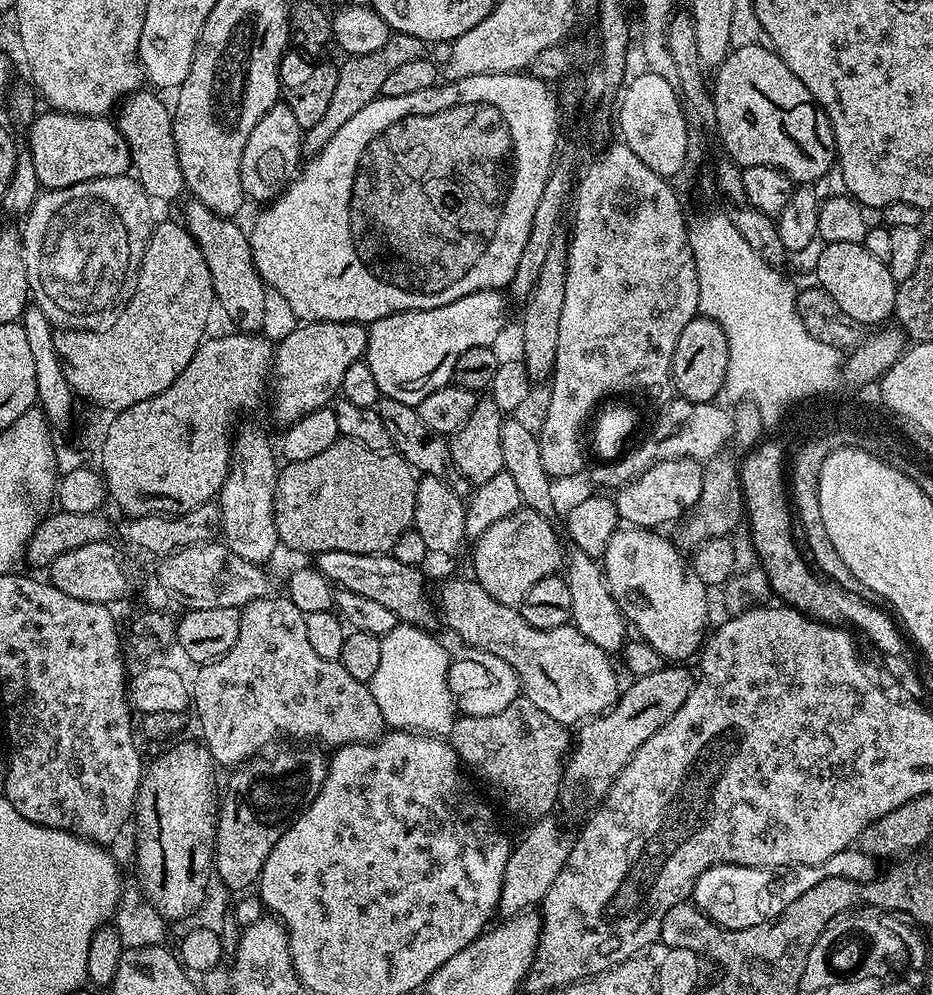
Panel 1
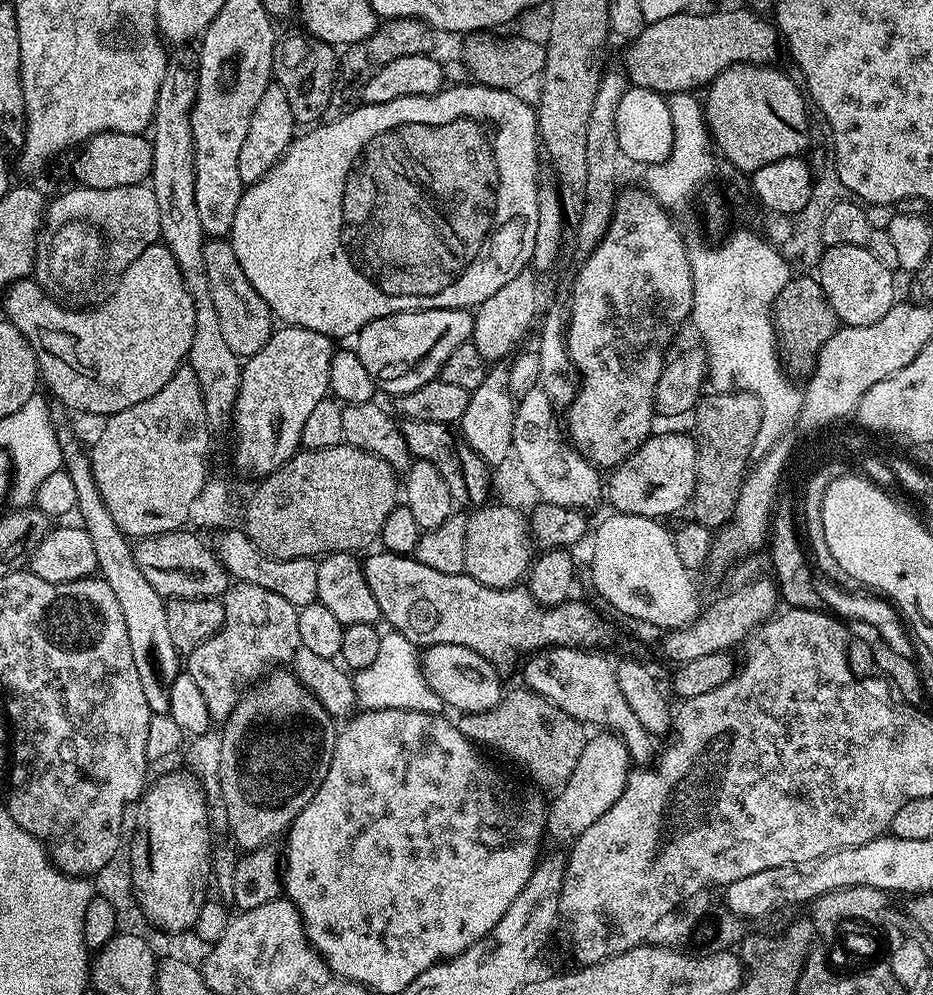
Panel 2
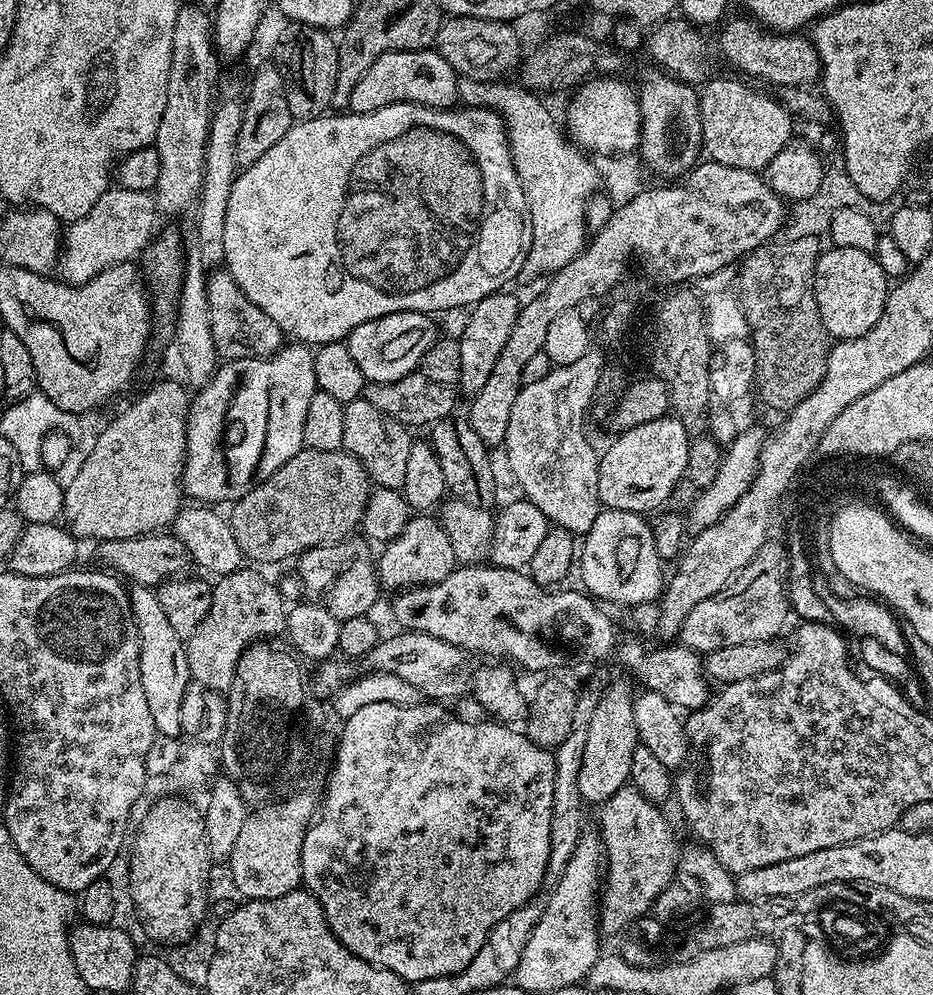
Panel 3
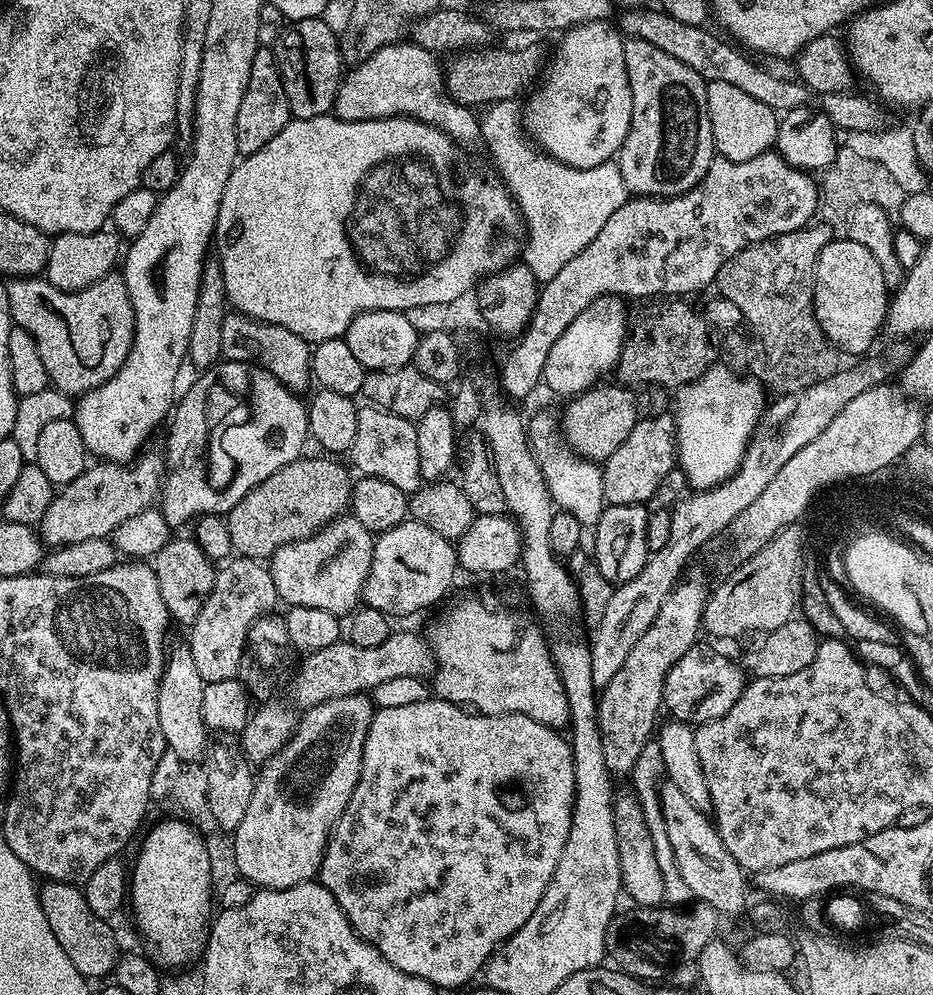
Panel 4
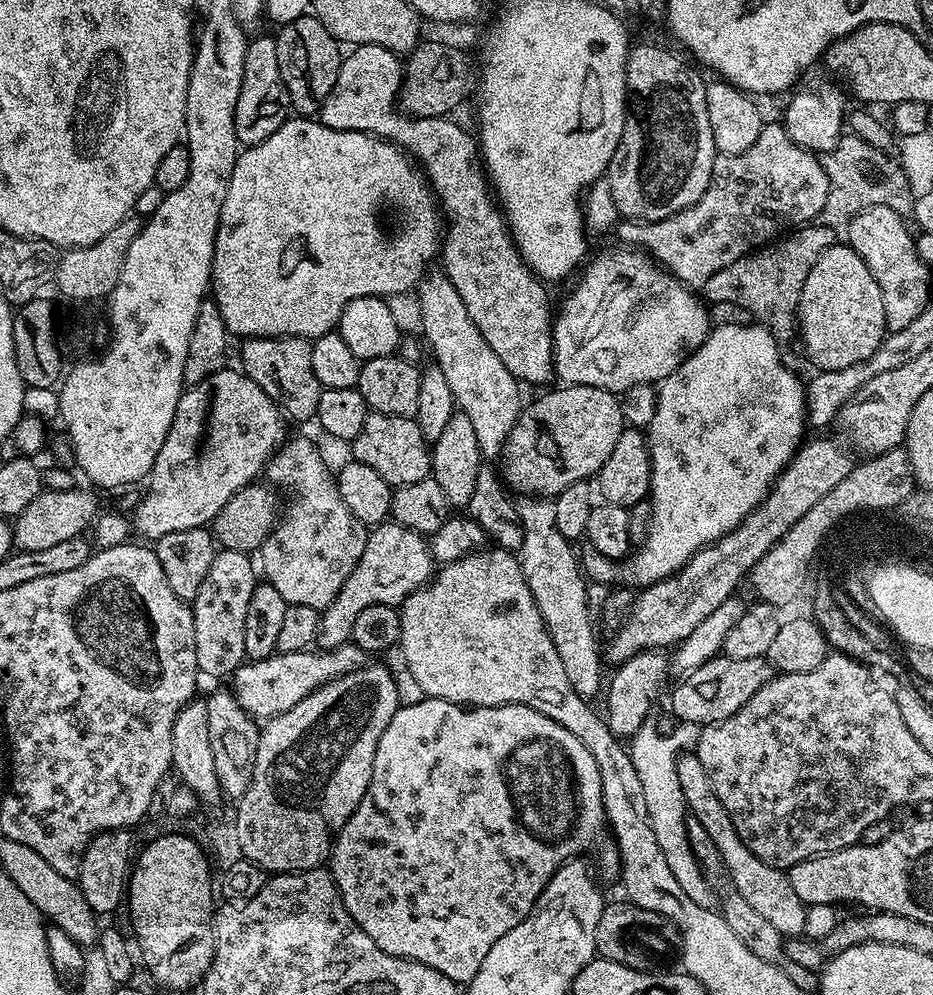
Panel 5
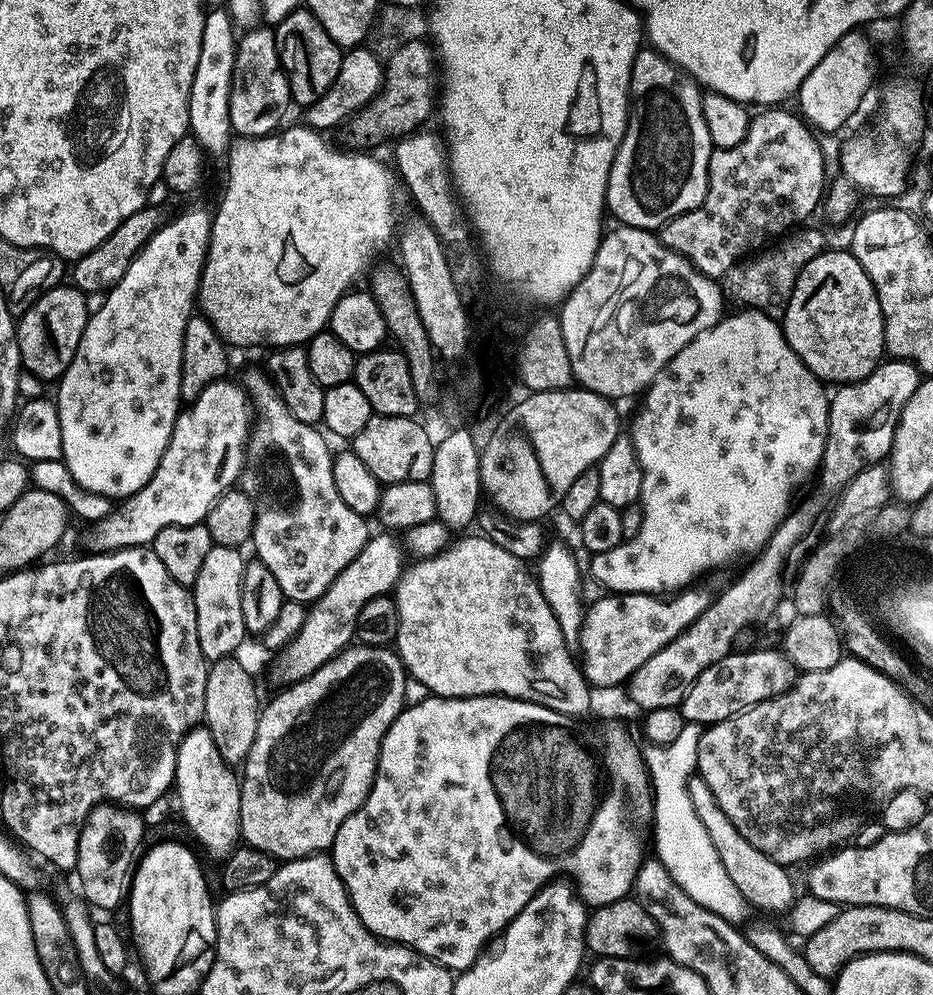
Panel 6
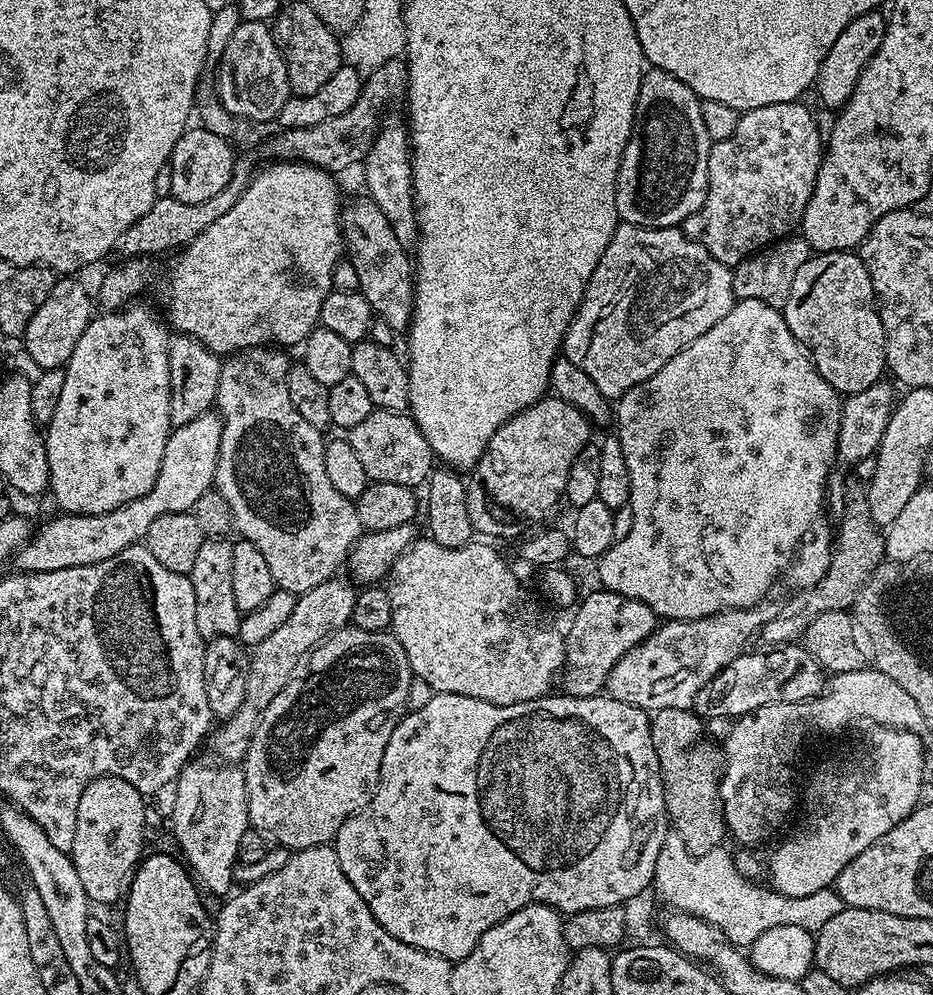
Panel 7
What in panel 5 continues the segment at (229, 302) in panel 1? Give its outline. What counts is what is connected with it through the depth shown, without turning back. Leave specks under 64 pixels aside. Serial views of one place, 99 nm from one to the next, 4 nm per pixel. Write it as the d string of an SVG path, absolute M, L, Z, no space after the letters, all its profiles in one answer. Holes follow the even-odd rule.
M250 336L241 344L239 367L244 375L258 382L289 417L315 421L322 389L310 359L312 340L303 336Z

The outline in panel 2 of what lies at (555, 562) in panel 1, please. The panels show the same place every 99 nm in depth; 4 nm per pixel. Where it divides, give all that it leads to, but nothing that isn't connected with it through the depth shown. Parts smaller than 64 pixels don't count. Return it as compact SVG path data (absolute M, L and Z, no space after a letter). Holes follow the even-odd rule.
M489 502L473 511L466 522L464 572L491 588L515 588L527 577L534 559L530 520L523 511Z

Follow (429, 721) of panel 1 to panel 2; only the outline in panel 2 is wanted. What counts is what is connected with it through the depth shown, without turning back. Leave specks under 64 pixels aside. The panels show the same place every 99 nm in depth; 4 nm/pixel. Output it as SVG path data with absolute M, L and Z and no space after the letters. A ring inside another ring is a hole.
M381 638L378 642L378 654L374 663L366 666L366 670L355 673L354 683L357 697L364 700L369 709L393 708L407 712L434 712L439 713L442 702L434 690L426 682L424 672L420 669L420 656L417 645L411 644L403 638Z

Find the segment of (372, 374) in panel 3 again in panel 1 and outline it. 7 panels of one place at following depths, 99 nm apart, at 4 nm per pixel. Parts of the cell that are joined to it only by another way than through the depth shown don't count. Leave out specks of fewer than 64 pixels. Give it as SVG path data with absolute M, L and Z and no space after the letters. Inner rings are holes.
M487 288L474 294L466 294L446 306L423 308L417 312L395 312L373 322L368 328L366 359L374 373L374 382L378 382L380 395L415 406L422 402L422 398L426 398L426 394L434 394L434 390L442 390L453 383L454 366L458 366L458 358L462 358L466 350L474 350L474 346L491 348L503 334L504 323L508 320L509 300L504 295L503 291Z

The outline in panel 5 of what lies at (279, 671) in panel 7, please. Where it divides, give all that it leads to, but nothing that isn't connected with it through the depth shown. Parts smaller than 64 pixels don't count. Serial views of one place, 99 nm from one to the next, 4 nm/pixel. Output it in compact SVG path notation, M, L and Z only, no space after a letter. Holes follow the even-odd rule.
M395 522L375 525L369 531L366 550L362 550L362 558L358 558L358 566L354 566L350 578L346 578L342 590L338 590L338 598L334 598L334 602L330 602L330 606L321 611L319 647L327 650L349 643L354 630L354 618L358 618L358 614L362 614L362 610L366 610L366 606L378 606L379 604L403 605L405 598L417 592L419 588L424 587L433 575L432 550L429 541L421 533Z

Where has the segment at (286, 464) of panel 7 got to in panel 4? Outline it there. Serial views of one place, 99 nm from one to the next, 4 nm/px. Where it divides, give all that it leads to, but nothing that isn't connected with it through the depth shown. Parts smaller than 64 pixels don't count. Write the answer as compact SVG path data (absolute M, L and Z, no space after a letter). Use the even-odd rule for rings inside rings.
M345 514L337 516L325 528L305 540L295 540L282 546L270 558L270 571L274 578L277 597L283 603L285 600L285 605L294 608L314 606L318 610L330 610L330 614L335 616L347 617L361 603L364 583L370 574L373 543L374 533L366 530L366 526L362 526L362 522L358 522L358 518Z

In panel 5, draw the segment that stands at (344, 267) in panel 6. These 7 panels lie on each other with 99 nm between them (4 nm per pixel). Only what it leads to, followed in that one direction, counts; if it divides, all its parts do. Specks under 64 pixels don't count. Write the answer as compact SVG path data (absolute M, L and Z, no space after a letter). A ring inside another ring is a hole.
M289 118L270 138L245 147L236 157L234 174L228 180L226 202L222 202L220 225L216 231L216 245L212 259L212 279L210 296L215 300L233 337L250 336L303 336L315 338L325 336L339 325L342 310L354 298L379 296L393 298L417 287L429 271L428 263L437 259L442 248L442 220L438 215L438 201L426 179L425 173L418 167L417 161L403 148L391 140L371 136L369 132L343 132L330 130L330 126L320 123L316 118Z

